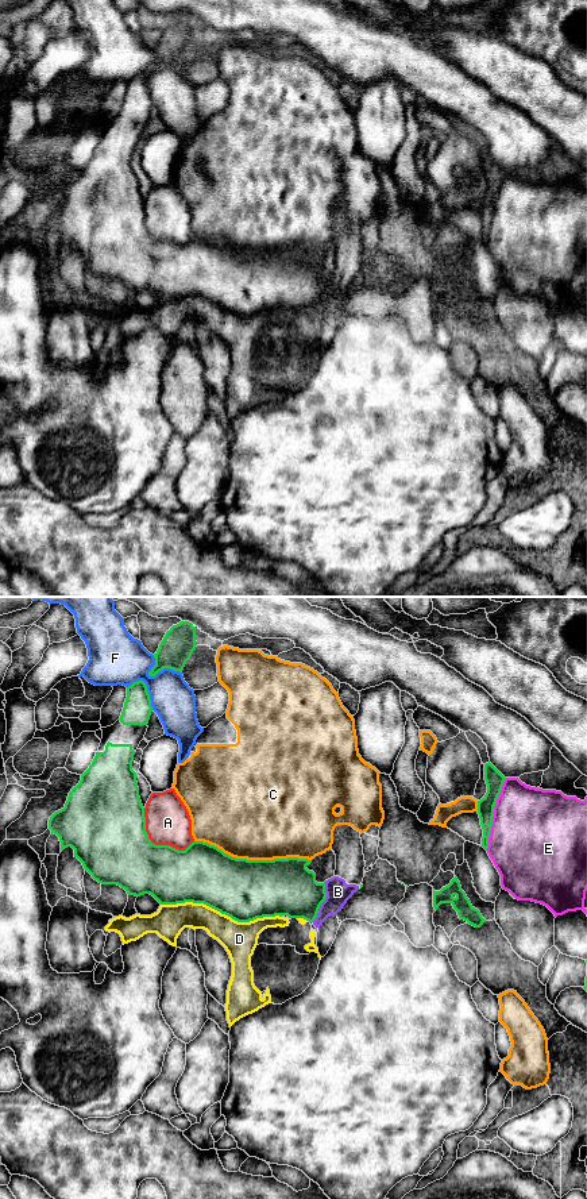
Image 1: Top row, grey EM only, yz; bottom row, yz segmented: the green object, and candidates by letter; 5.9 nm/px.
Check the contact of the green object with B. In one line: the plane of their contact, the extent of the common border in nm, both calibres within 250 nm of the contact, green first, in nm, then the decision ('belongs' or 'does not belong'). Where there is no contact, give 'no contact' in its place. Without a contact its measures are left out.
yz | 260 nm | 340/140 nm | does not belong

